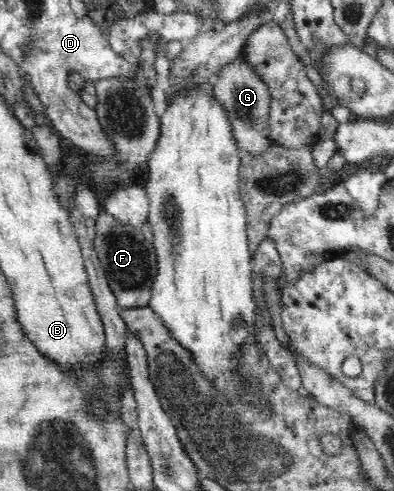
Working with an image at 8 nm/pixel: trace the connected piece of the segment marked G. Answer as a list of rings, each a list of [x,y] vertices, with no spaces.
[[[240,53],[232,63],[221,68],[216,81],[213,81],[214,96],[224,107],[228,119],[233,128],[235,143],[242,153],[250,155],[264,155],[270,151],[274,141],[270,138],[268,115],[270,115],[270,103],[272,96],[268,86],[252,68],[243,60],[243,53]]]

